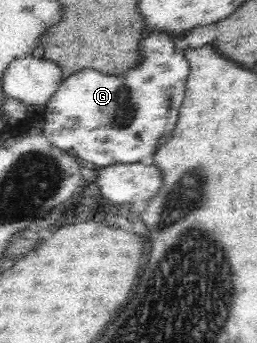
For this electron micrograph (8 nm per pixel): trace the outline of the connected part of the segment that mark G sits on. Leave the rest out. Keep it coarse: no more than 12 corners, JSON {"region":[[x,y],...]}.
{"region":[[167,33],[118,74],[85,68],[43,136],[103,168],[140,163],[178,121],[190,71]]}

